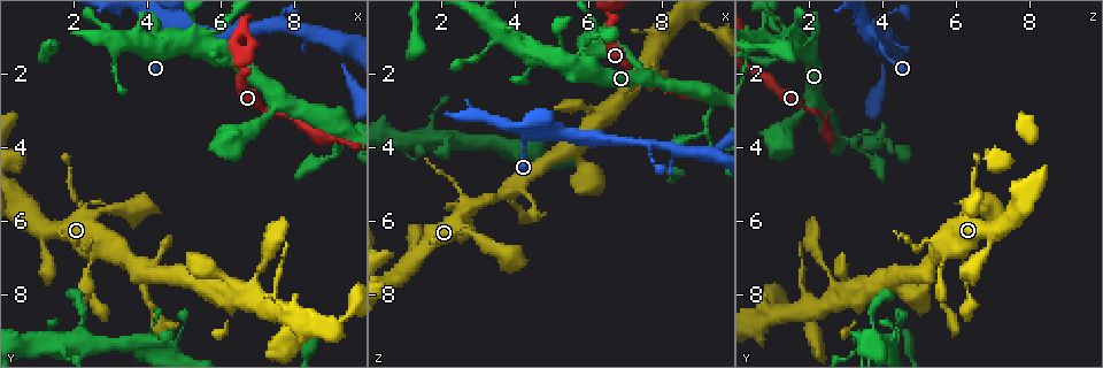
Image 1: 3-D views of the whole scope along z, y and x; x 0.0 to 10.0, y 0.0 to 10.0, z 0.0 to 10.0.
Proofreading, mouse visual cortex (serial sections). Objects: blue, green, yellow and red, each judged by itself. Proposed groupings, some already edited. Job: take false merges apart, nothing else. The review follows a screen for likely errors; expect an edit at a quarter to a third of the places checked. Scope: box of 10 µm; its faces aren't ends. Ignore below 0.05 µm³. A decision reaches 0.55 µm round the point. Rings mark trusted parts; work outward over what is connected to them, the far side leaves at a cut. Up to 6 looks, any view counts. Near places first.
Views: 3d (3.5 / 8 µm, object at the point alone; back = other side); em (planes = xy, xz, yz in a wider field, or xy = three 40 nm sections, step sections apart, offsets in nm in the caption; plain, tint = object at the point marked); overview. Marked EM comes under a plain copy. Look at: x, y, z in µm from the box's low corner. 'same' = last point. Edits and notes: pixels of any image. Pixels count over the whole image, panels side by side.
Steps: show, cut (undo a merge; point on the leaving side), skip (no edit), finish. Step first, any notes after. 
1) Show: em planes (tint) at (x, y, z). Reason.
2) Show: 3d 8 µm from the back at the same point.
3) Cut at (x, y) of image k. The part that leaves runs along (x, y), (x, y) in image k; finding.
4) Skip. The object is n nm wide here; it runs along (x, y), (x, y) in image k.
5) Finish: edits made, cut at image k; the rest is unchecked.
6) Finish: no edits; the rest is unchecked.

Show: 3d 8 µm from the back at (5.60, 1.30, 1.90). Thick turns thin.

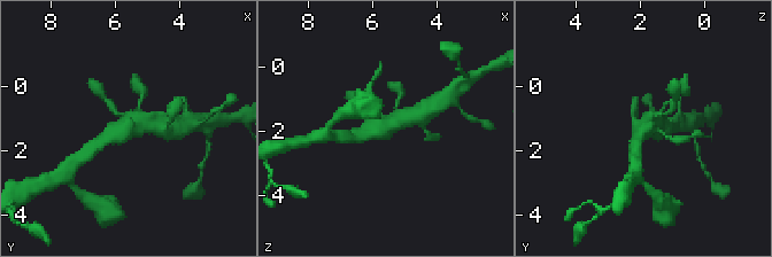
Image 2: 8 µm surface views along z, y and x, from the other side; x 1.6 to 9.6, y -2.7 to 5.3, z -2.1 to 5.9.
Show: em planes (tint) at the same point. Need the tissue.

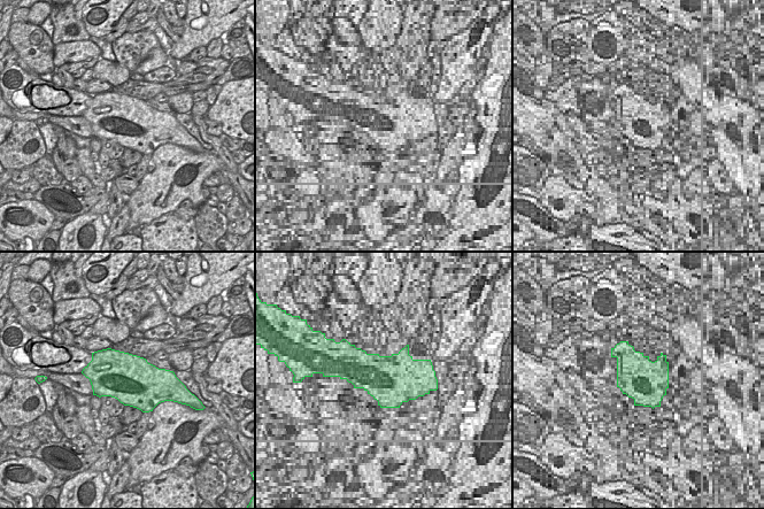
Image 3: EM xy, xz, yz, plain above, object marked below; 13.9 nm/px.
Skip. It runs along (365, 134), (423, 114) in image 2; all the same cell.

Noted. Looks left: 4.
Show: 3d 3.5 µm at (8.15, 3.40, 2.40). Sudden change in width.

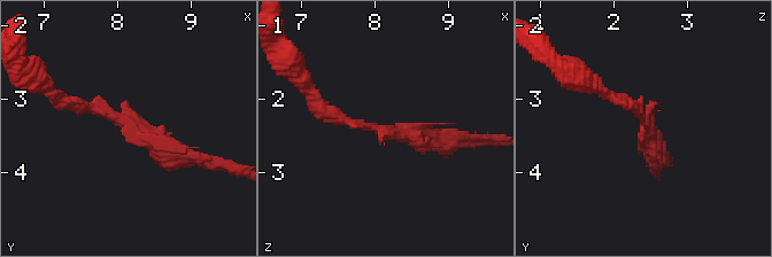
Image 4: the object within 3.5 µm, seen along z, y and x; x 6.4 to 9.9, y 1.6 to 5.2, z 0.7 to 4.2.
Show: em xy step 3 (tint) at (8.20, 3.40, 2.40). The arms are 150, 300 nm wide; need the tissue.

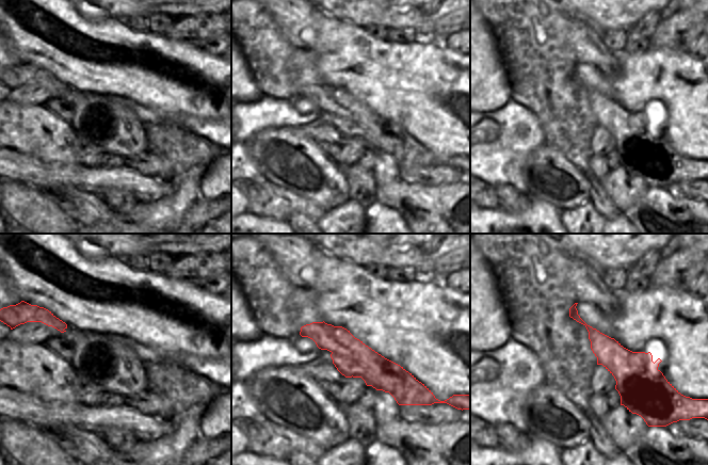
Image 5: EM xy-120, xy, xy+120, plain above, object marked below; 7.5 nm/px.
Cut at (208, 165) of image 4. The object is 280 nm wide here; a border runs along (352, 335), (352, 357), (363, 375) in image 5; two cells meet here.

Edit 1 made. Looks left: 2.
Show: 3d 3.5 µm at (4.00, 8.25, 5.55). Thin neck.

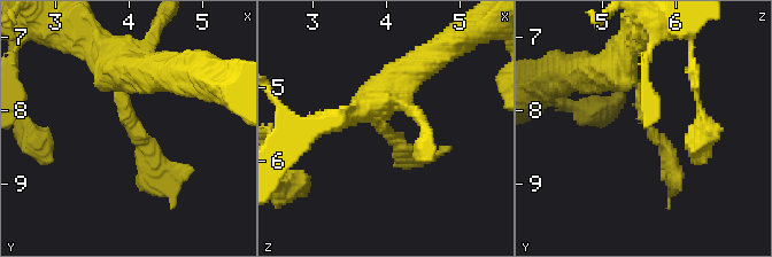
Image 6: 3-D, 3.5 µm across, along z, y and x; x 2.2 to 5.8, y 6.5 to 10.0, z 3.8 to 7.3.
Show: em xy step 5 (tint) at (4.05, 8.20, 5.65).

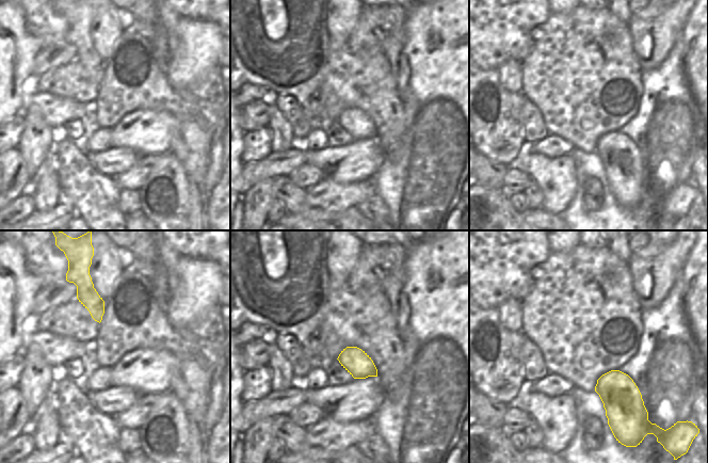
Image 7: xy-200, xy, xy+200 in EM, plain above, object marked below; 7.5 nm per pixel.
Skip. It runs along (108, 60), (129, 126), (164, 187) in image 6; one cell here.

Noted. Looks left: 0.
Finish: edits made, cut at image 4; the rest is unchecked.

